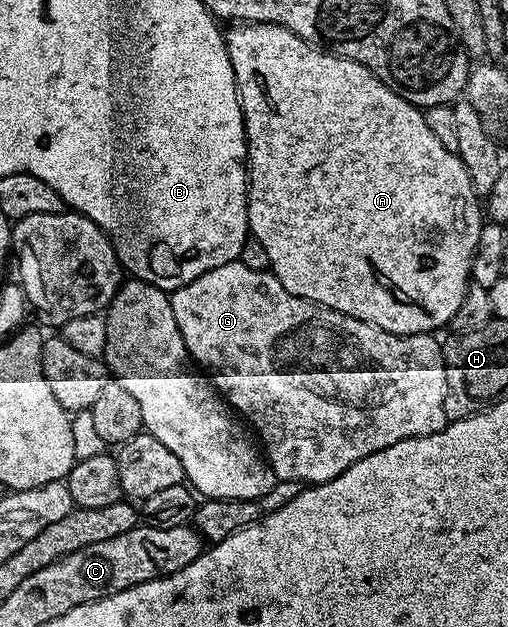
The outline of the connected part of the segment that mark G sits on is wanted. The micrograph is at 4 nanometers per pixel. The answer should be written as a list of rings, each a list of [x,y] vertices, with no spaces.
[[[238,261],[202,273],[202,277],[190,281],[190,285],[171,292],[170,298],[174,309],[174,321],[178,321],[182,341],[186,345],[189,355],[192,356],[193,364],[211,379],[212,386],[220,392],[229,408],[245,424],[251,427],[252,423],[251,430],[262,448],[263,458],[272,468],[272,472],[276,474],[277,480],[301,485],[325,483],[338,477],[350,465],[354,465],[370,453],[385,451],[387,447],[398,441],[433,435],[448,426],[450,422],[444,412],[444,398],[446,397],[444,349],[441,340],[439,338],[436,340],[435,334],[395,335],[386,329],[370,325],[366,321],[358,321],[349,315],[331,311],[329,307],[319,307],[316,303],[286,290],[271,270],[246,269],[246,265],[242,265]]]

